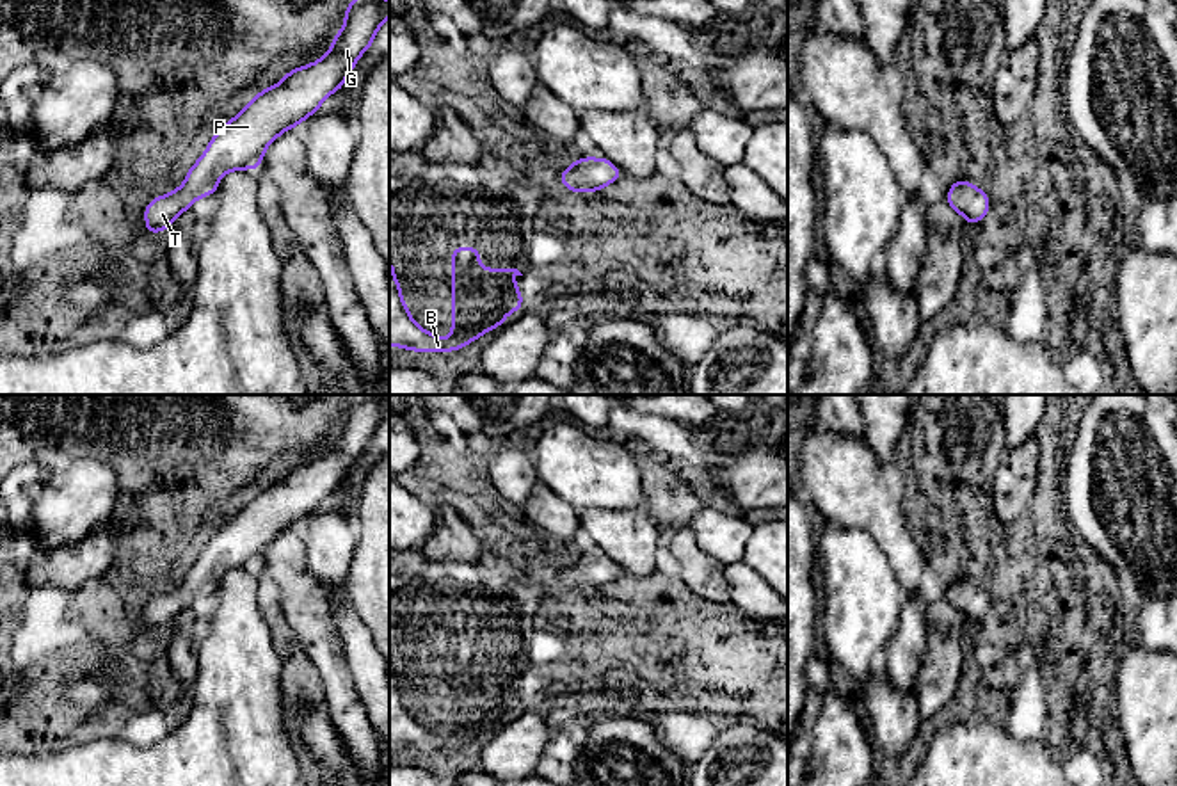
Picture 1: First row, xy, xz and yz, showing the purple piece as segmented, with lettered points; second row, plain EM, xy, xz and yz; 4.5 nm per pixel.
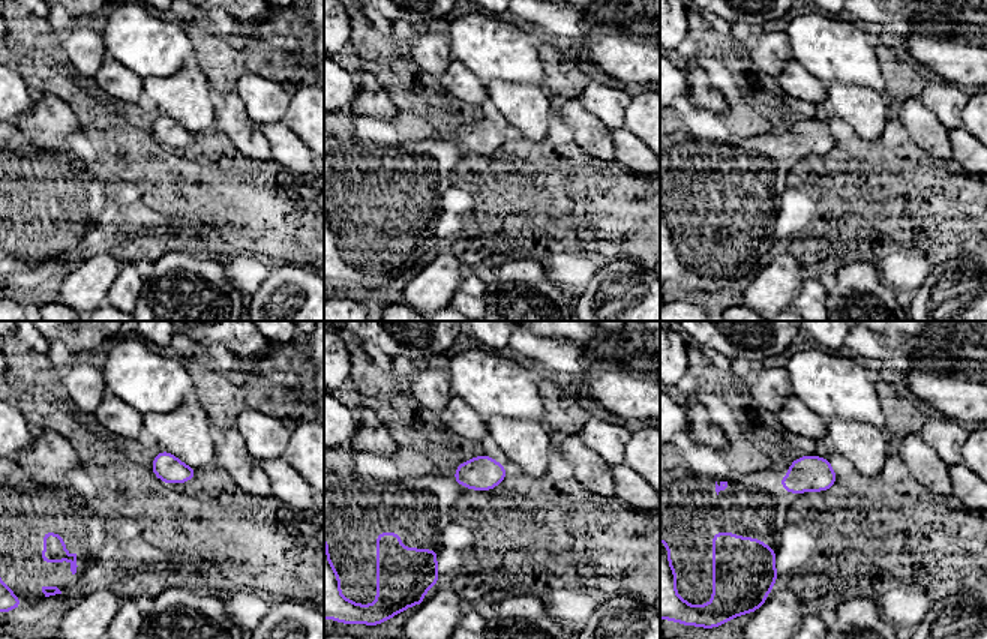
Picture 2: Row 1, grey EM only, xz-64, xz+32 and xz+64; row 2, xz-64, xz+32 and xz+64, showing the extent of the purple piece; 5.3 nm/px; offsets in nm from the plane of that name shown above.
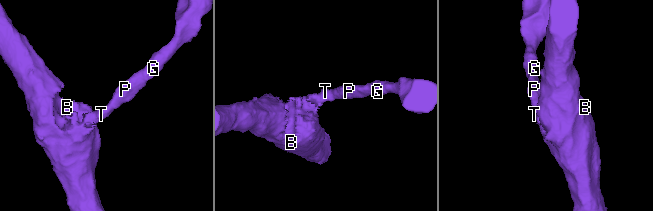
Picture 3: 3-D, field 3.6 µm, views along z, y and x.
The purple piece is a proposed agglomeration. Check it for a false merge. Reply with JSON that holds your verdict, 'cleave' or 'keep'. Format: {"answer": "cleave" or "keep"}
{"answer": "keep"}

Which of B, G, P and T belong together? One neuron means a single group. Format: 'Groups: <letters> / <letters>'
Groups: B G P T

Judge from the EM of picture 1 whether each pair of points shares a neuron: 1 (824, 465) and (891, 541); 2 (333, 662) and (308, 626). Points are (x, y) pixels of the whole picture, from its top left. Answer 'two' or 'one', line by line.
1: one
2: one

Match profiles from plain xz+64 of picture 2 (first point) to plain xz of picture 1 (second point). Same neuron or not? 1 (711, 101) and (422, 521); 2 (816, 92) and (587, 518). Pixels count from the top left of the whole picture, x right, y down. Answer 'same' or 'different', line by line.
1: different
2: different

